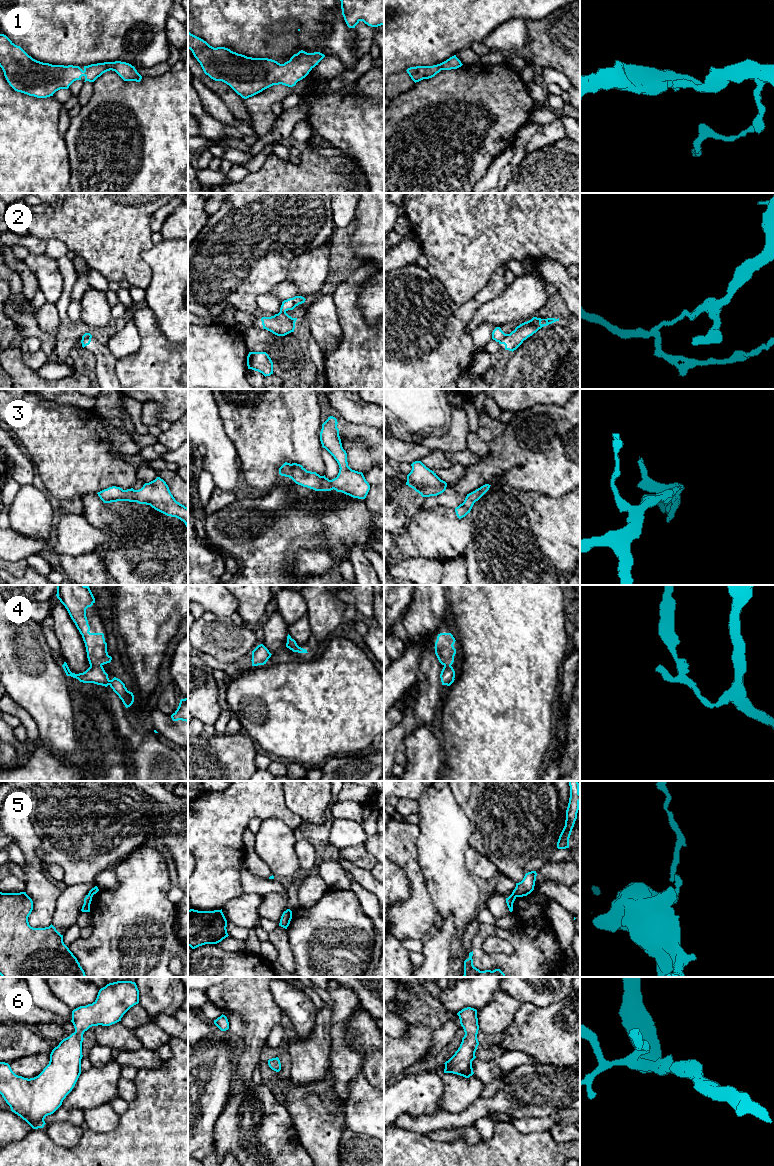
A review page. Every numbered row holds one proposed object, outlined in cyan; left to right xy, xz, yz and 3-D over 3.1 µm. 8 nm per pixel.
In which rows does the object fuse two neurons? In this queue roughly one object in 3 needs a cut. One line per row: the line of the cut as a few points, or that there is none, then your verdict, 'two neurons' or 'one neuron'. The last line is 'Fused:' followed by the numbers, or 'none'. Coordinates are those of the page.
1: cut none; one neuron
2: cut yz (506, 334), (498, 341); two neurons
3: cut none; one neuron
4: cut xy (90, 665), (101, 666); two neurons
5: cut xy (88, 893), (92, 896); two neurons
6: cut none; one neuron
Fused: 2, 4, 5

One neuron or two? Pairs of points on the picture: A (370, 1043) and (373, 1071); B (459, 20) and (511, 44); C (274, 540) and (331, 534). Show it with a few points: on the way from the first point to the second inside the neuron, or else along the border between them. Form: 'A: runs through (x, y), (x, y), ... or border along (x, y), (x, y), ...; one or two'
A: runs through (373, 1050), (373, 1064); one
B: border along (508, 20), (500, 23), (482, 41); two
C: runs through (288, 534), (317, 534); one

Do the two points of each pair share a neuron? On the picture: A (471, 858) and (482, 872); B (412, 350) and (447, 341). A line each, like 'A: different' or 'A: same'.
A: same
B: same

